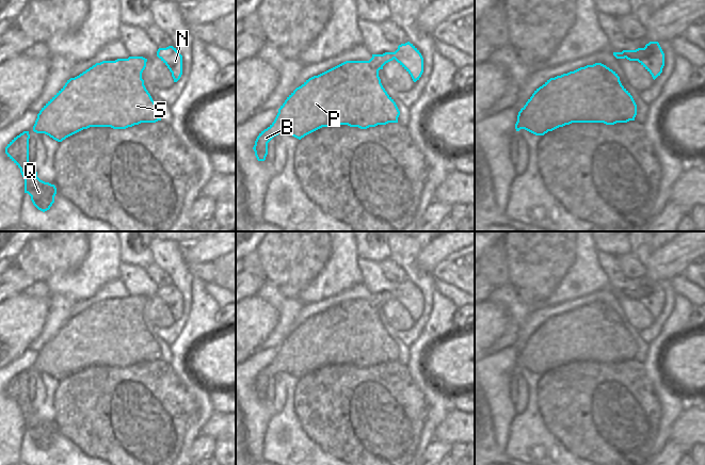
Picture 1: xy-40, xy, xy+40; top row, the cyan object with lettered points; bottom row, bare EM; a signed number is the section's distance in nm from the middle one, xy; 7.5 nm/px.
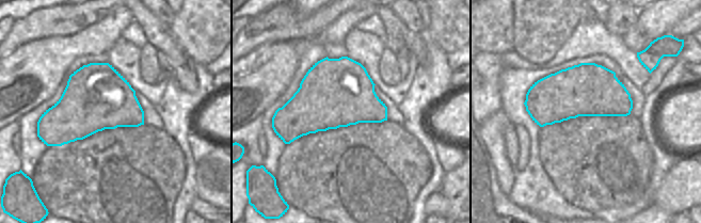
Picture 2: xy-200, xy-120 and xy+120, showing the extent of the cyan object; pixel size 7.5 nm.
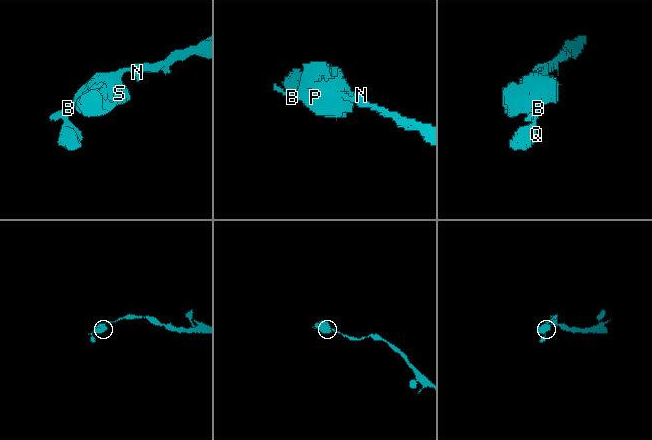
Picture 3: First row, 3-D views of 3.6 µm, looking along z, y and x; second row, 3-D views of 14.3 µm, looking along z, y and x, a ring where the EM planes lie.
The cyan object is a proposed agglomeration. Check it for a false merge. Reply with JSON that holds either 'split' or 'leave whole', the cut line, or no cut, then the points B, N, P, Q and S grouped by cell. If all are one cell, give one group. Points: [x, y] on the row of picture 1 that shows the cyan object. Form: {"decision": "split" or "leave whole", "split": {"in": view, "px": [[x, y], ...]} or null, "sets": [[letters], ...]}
{"decision": "leave whole", "split": null, "sets": [["B", "N", "P", "Q", "S"]]}

